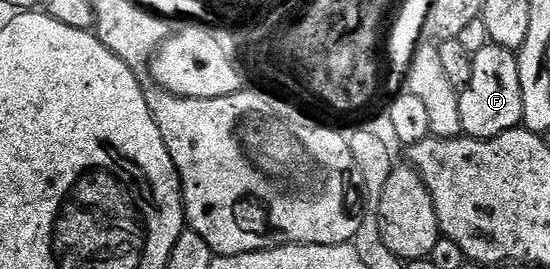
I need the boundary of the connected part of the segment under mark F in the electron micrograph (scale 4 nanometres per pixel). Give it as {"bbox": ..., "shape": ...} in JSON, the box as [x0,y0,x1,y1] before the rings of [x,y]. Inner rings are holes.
{"bbox":[460,44,524,138],"shape":[[[490,44],[472,55],[472,63],[474,76],[470,76],[467,88],[460,91],[464,134],[470,138],[496,138],[502,132],[517,129],[524,120],[519,57],[511,50]]]}

